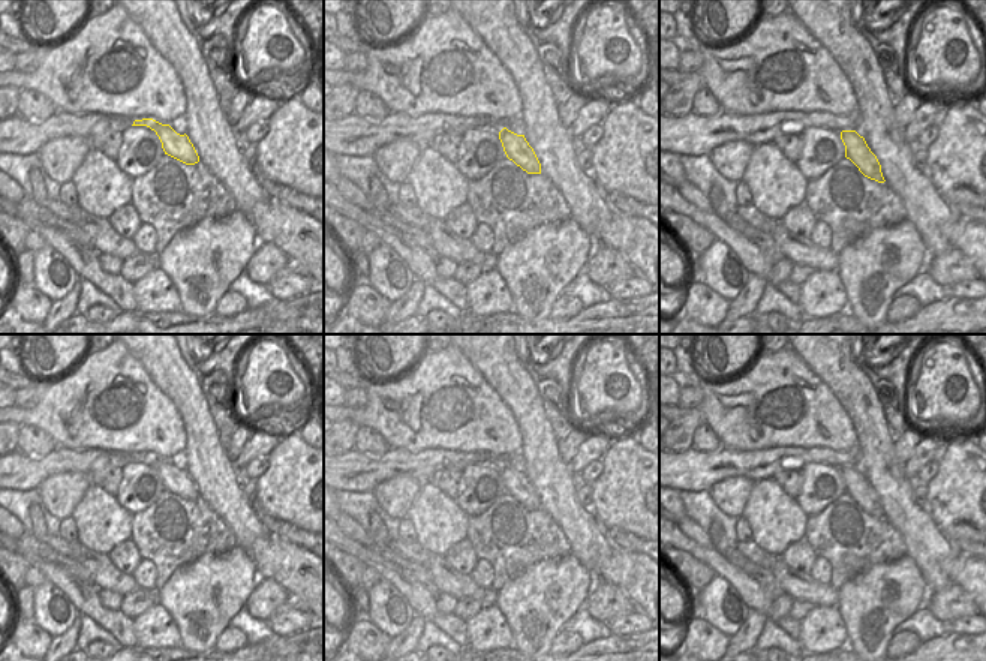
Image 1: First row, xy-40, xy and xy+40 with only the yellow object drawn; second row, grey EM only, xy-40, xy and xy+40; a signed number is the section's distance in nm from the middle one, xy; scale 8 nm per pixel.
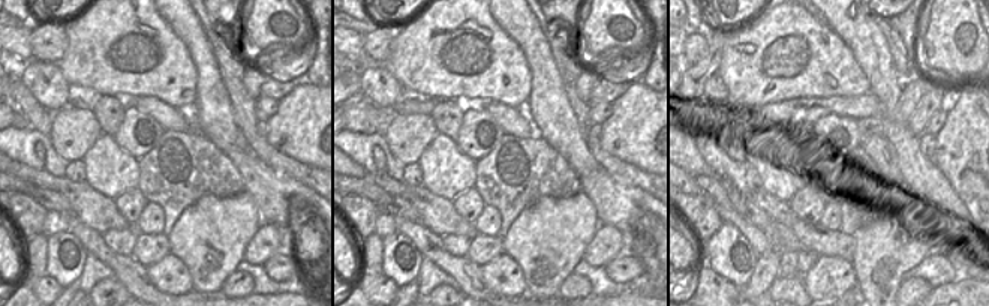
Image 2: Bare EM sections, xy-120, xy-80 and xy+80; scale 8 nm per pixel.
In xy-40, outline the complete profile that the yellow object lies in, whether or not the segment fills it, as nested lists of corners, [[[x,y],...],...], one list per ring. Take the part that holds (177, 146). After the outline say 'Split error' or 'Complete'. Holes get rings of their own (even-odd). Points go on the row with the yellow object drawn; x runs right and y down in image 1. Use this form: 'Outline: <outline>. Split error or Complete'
Outline: [[[142,118],[135,120],[132,126],[147,126],[154,130],[162,142],[165,154],[186,165],[195,165],[199,162],[199,156],[189,136],[186,133],[177,133],[169,124],[162,124],[153,118]]]. Complete

